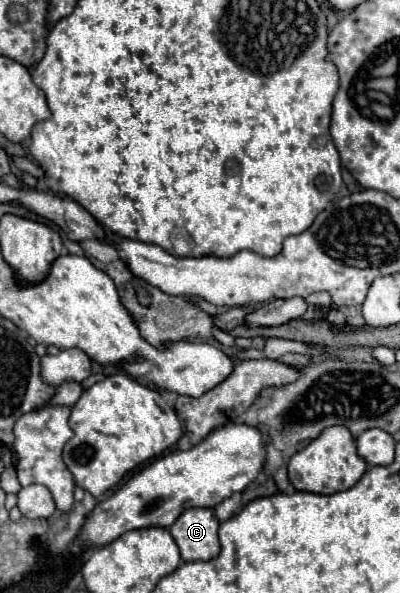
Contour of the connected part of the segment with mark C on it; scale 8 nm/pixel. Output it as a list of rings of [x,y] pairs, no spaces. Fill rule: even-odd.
[[[193,507],[179,515],[169,527],[175,543],[179,545],[183,561],[209,561],[219,555],[217,539],[219,521],[213,509]]]

